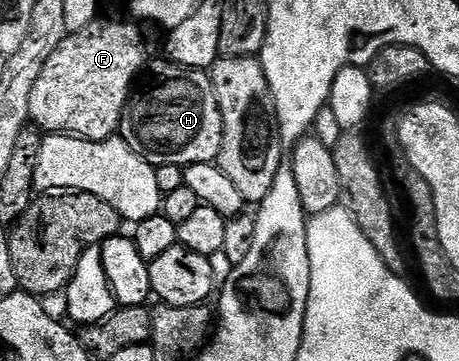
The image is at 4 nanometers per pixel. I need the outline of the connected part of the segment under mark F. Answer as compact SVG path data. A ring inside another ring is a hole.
M104 19L89 23L77 33L67 34L58 44L58 50L52 53L52 57L48 57L40 77L36 77L36 85L32 85L32 101L28 101L28 109L30 123L39 132L76 135L97 143L115 138L119 134L126 103L135 90L136 80L147 66L146 39L142 36L141 29L137 27L139 26L137 22L121 23L118 19Z

